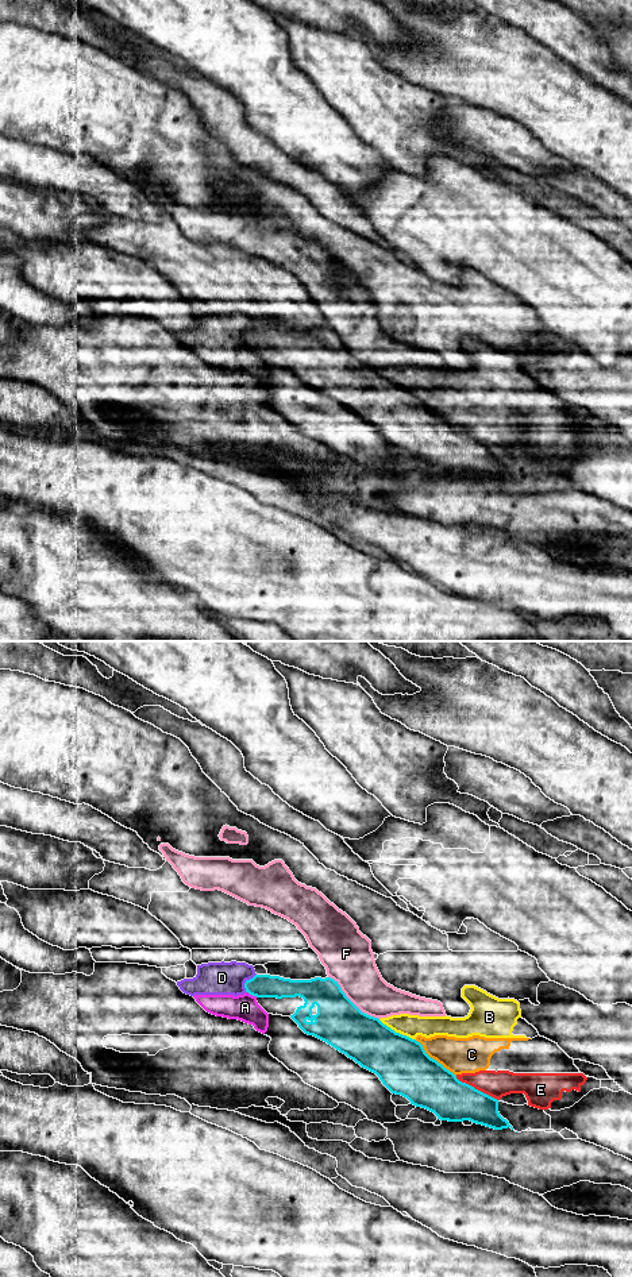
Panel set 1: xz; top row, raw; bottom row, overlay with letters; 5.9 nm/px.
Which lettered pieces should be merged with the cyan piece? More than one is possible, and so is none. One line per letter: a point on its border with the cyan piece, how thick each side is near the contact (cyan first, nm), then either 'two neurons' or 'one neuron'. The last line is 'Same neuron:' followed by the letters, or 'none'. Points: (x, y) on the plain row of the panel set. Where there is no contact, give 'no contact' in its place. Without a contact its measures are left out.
A: xz (251, 346) | 140/160 nm | two neurons
B: xz (397, 385) | 320/130 nm | two neurons
C: xz (432, 411) | 320/220 nm | two neurons
D: xz (246, 334) | 140/190 nm | two neurons
E: xz (477, 442) | 280/160 nm | two neurons
F: xz (351, 354) | 280/300 nm | two neurons
Same neuron: none

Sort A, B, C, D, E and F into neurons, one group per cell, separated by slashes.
A D / B C E / F

